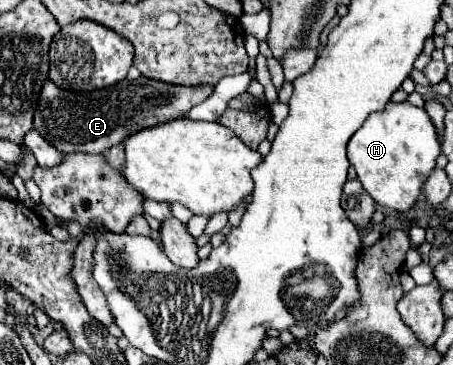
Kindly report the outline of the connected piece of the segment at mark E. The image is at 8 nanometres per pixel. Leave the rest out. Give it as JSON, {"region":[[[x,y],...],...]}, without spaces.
{"region":[[[139,77],[135,81],[125,79],[111,87],[95,89],[89,93],[75,93],[61,89],[51,79],[47,79],[39,95],[33,127],[41,133],[41,137],[45,137],[45,141],[63,153],[105,153],[135,131],[185,117],[191,107],[213,95],[213,89],[213,85],[185,87]]]}

